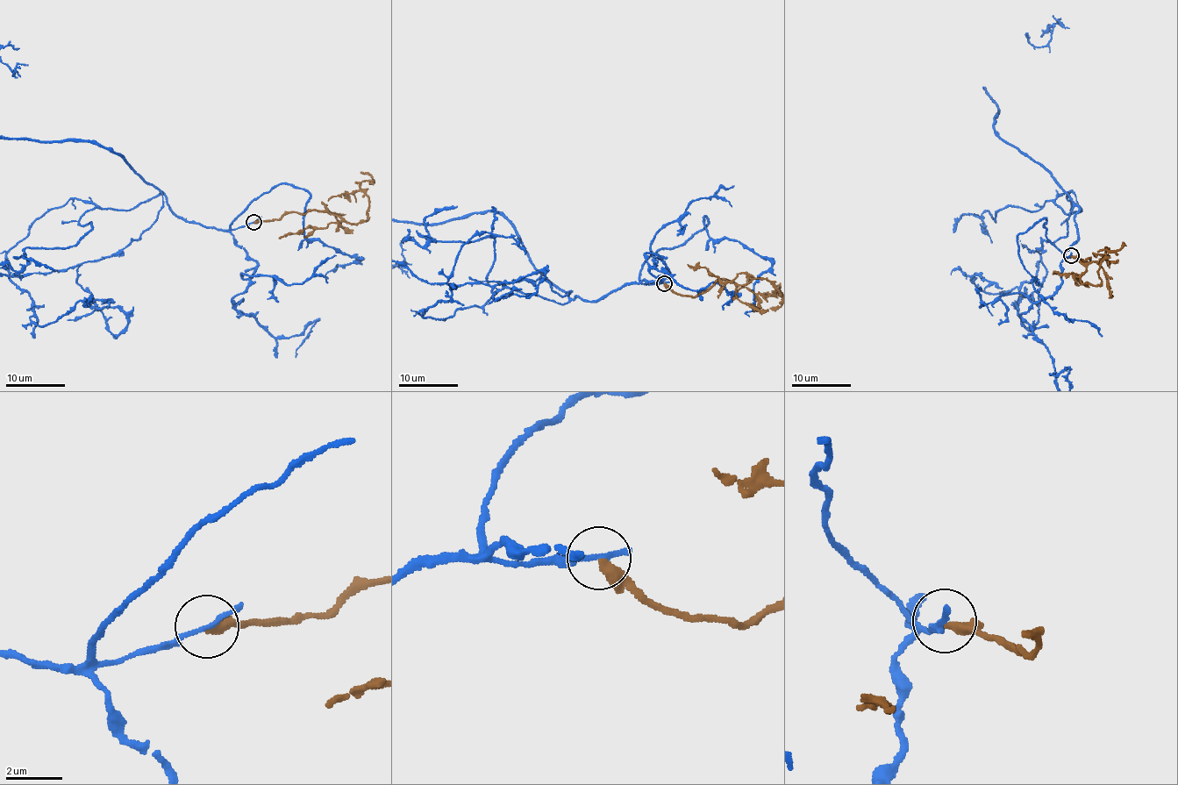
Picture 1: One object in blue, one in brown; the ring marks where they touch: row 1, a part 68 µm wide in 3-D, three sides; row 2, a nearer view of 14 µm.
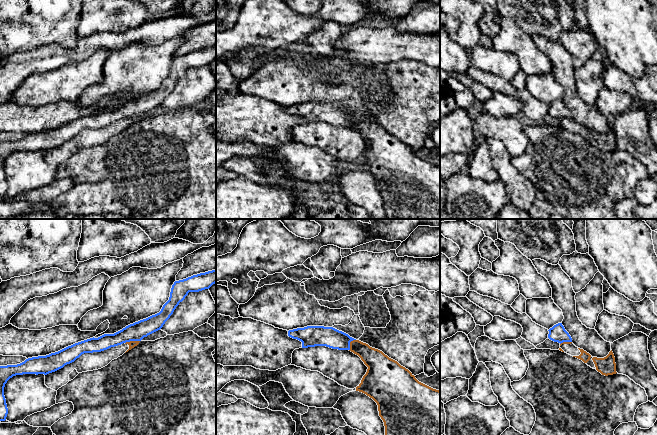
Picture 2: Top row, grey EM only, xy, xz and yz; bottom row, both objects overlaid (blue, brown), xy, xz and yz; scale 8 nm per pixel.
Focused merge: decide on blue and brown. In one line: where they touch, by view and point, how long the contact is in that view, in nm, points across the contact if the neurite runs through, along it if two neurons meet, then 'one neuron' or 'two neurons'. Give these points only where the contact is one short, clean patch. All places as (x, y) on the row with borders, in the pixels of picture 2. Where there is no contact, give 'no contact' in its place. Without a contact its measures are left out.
meets blue in xy at (132, 340); contact 120 nm long; border along xy (139, 340), (130, 340), (125, 343); two neurons

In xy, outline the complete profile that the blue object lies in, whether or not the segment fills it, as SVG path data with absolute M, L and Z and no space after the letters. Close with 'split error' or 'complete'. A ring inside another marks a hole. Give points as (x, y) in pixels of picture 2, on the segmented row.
M216 269L175 281L171 288L169 300L155 315L130 324L114 334L104 334L98 338L93 337L46 356L28 358L17 365L0 366L0 421L5 421L8 414L4 387L13 376L23 374L47 375L74 362L84 353L101 352L126 342L141 341L144 337L163 327L189 292L209 289L215 283Z | complete

